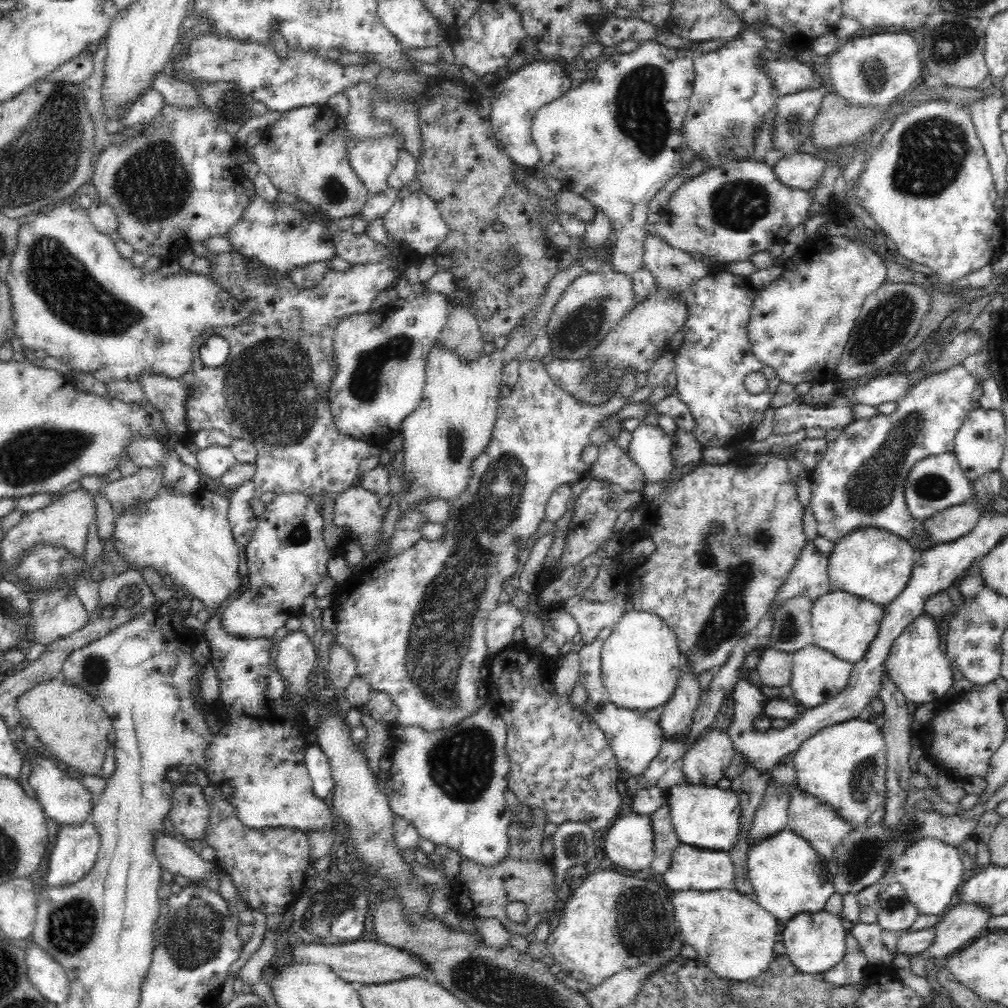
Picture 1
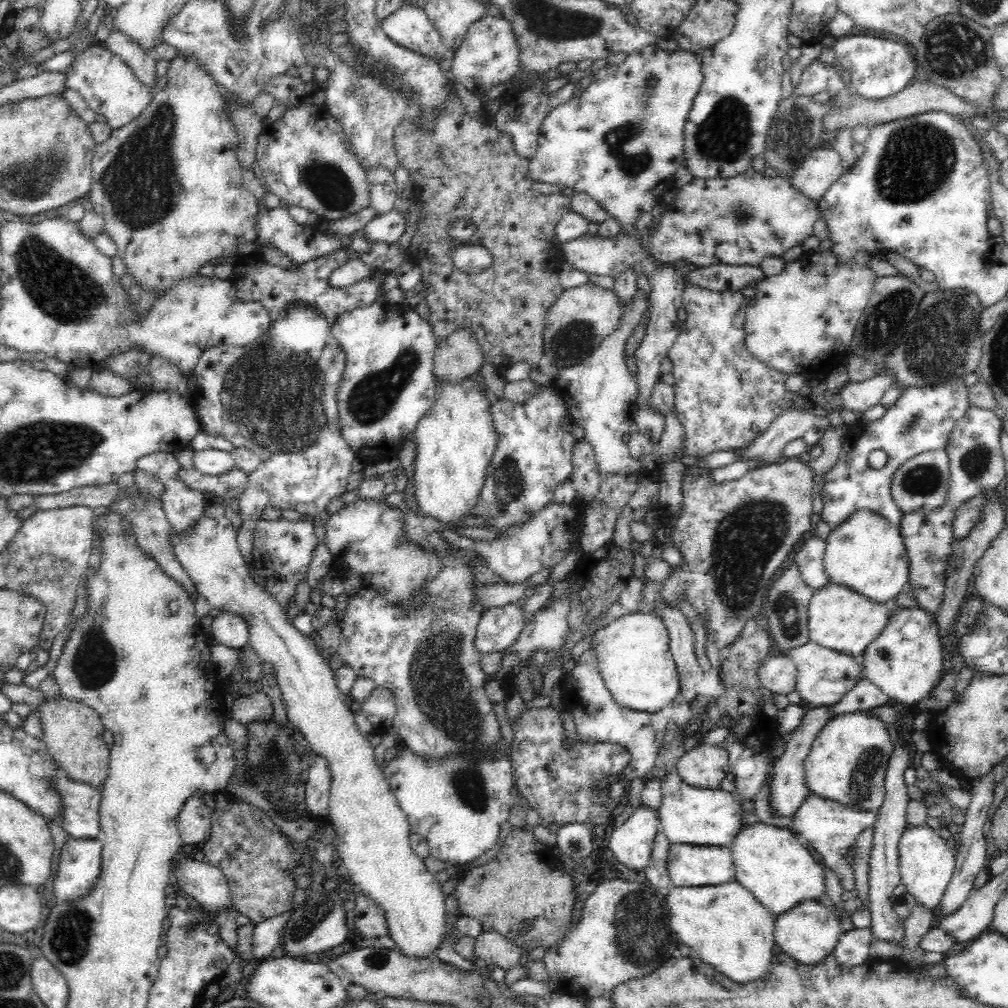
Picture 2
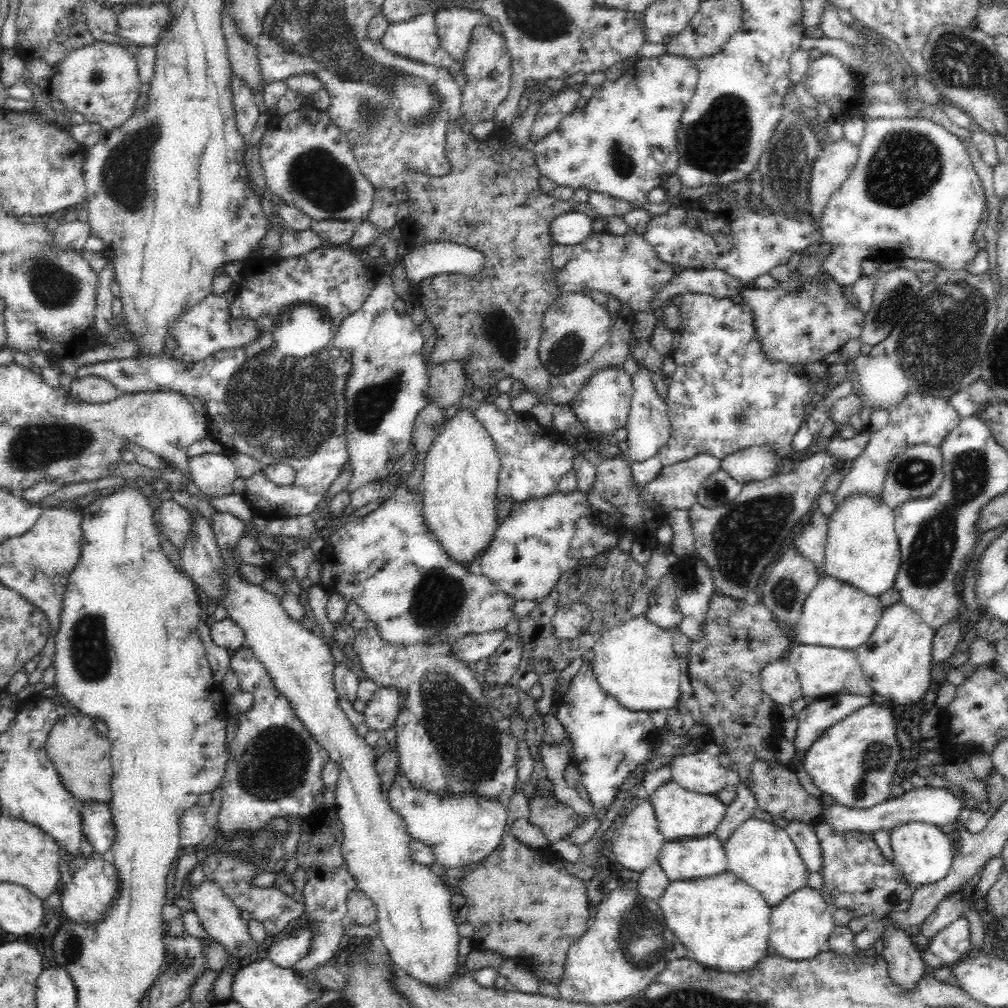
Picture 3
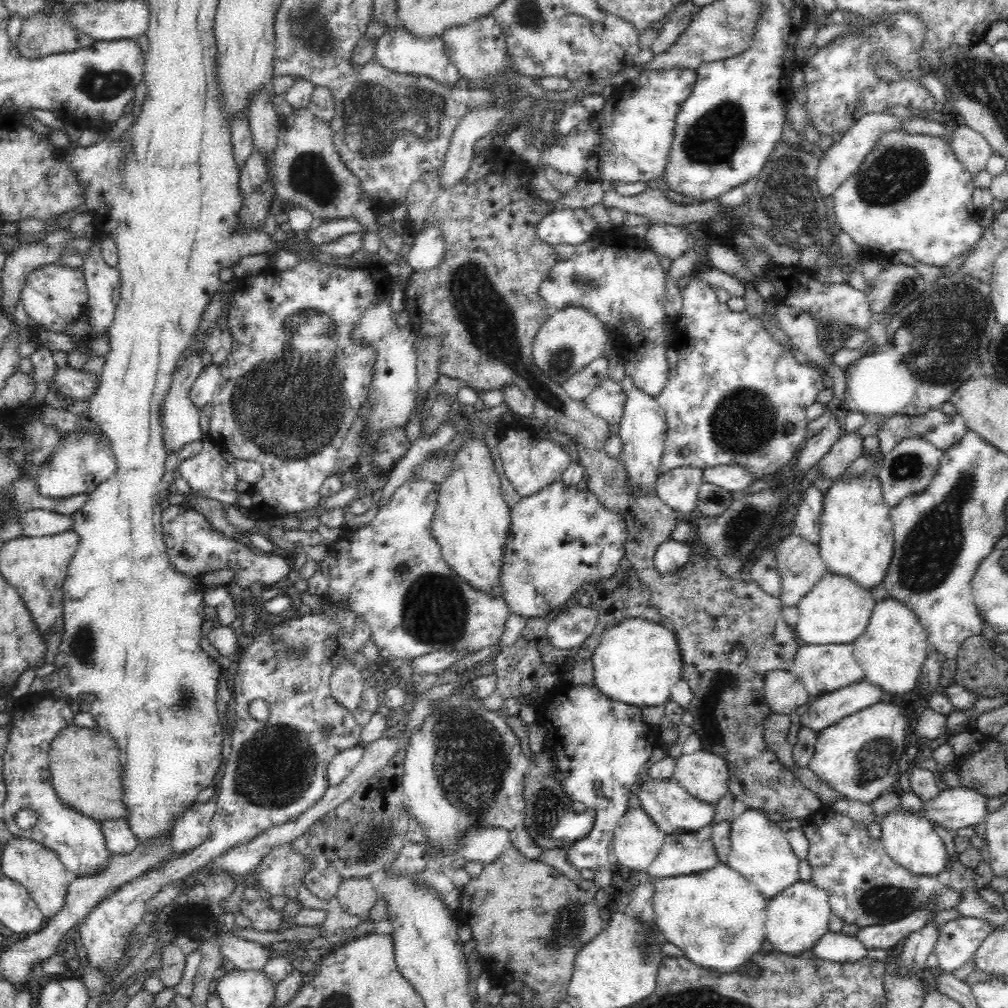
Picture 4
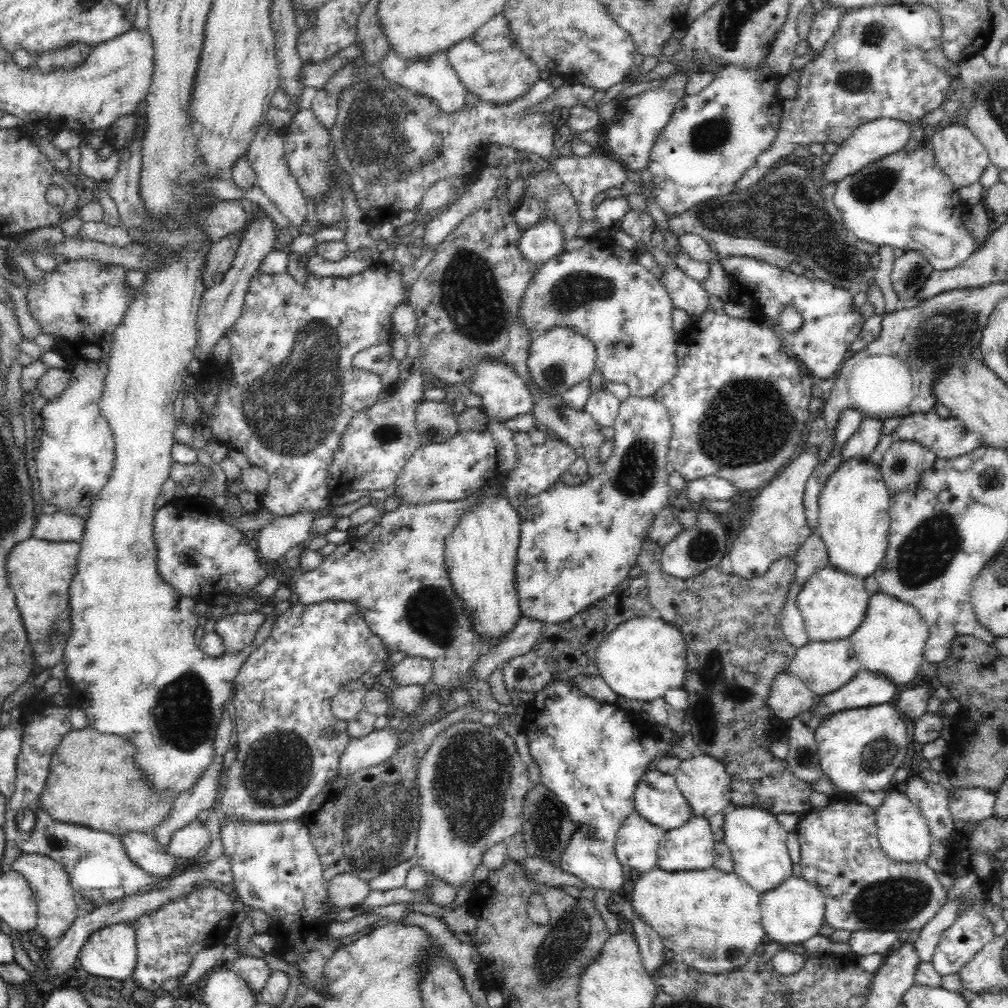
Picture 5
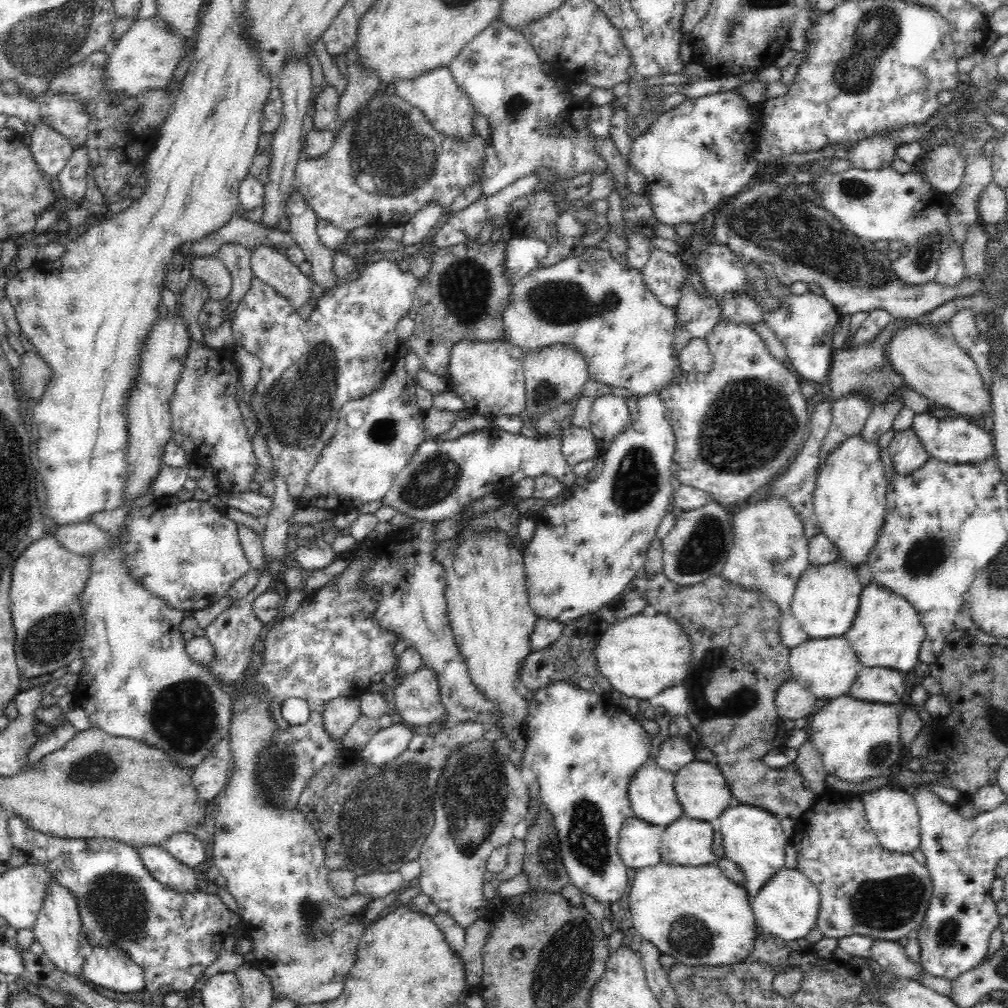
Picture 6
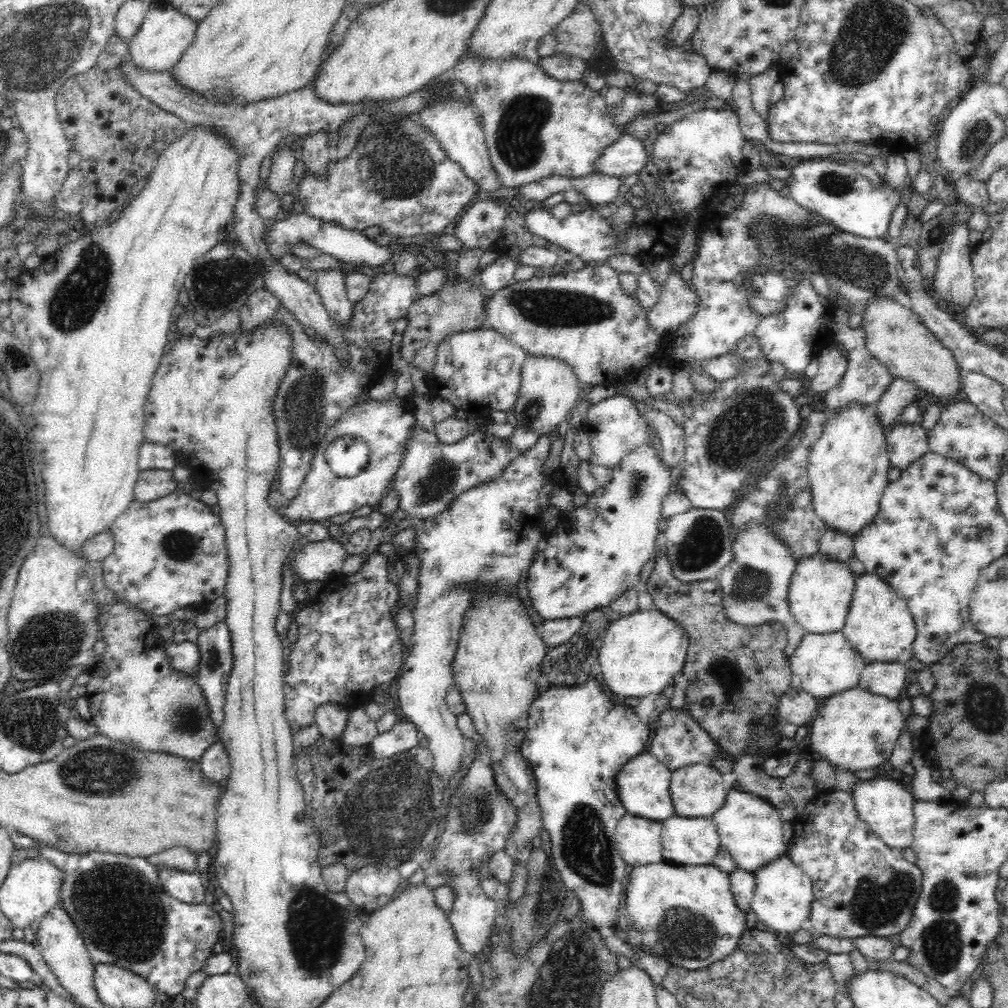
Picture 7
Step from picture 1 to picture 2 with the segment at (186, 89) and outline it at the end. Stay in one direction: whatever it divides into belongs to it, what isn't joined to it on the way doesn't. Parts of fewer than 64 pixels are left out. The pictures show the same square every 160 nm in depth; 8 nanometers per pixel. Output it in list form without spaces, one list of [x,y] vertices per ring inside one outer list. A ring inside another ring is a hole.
[[[109,22],[110,28],[108,39],[104,42],[104,47],[116,54],[134,72],[134,75],[148,87],[156,83],[156,62],[152,54],[144,51],[140,44],[134,43],[132,37],[120,32]]]

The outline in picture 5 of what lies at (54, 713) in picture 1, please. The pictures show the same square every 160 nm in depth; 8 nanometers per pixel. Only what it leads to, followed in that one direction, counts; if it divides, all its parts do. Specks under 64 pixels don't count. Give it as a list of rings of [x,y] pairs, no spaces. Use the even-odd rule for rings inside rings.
[[[90,726],[68,732],[51,756],[50,770],[44,788],[40,790],[40,809],[44,809],[54,821],[84,826],[119,837],[135,832],[153,834],[153,830],[171,813],[178,796],[171,790],[154,790],[137,765],[135,754],[134,745],[118,735],[102,734]]]

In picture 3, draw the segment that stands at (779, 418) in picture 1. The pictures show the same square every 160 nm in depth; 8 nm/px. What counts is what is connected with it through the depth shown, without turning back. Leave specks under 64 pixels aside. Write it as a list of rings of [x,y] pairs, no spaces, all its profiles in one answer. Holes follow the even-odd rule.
[[[754,446],[723,458],[720,461],[720,469],[740,487],[771,477],[779,464],[768,447]]]

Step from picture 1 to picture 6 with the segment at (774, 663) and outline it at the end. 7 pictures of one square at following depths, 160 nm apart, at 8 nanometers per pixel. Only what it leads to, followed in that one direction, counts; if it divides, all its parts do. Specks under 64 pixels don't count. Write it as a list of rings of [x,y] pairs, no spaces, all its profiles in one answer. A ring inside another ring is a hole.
[[[794,680],[786,681],[777,690],[775,705],[783,720],[810,719],[818,709],[818,698],[810,689],[804,688]]]

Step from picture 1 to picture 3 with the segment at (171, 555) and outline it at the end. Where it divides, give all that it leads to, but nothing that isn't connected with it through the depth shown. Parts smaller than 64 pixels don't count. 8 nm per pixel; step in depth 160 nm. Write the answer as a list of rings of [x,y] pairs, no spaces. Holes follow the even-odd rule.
[[[217,512],[212,520],[214,525],[214,537],[218,547],[224,555],[224,561],[228,563],[228,592],[222,604],[227,608],[229,618],[241,629],[245,636],[245,645],[254,651],[259,663],[266,668],[267,673],[275,682],[275,687],[291,702],[296,716],[304,723],[304,726],[312,733],[316,742],[324,747],[330,759],[339,763],[340,776],[337,780],[336,804],[340,822],[344,825],[342,854],[345,858],[349,873],[356,879],[357,886],[370,897],[377,906],[377,920],[379,926],[378,936],[387,948],[393,968],[400,973],[407,974],[410,978],[434,989],[447,989],[451,980],[458,975],[460,956],[458,945],[458,925],[452,917],[450,899],[453,896],[453,887],[443,882],[436,874],[430,871],[429,866],[424,866],[412,860],[408,850],[411,840],[406,833],[404,821],[392,811],[389,800],[380,791],[380,779],[376,777],[374,764],[377,757],[374,749],[368,747],[366,741],[354,732],[348,717],[342,713],[338,706],[339,696],[332,687],[332,672],[335,668],[335,659],[331,647],[319,636],[315,636],[310,629],[304,629],[299,622],[293,621],[284,610],[279,598],[269,594],[261,586],[252,586],[242,581],[237,576],[235,567],[241,564],[239,560],[238,542],[244,536],[245,523],[236,515],[229,512]]]

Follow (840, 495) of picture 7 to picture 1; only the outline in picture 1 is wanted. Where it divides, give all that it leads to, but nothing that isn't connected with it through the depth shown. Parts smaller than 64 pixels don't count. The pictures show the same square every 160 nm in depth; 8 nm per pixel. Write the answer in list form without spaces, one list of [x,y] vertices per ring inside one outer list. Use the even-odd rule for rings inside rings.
[[[862,526],[834,542],[828,556],[831,591],[845,591],[881,607],[888,606],[902,593],[917,561],[911,541],[888,533],[888,530]]]

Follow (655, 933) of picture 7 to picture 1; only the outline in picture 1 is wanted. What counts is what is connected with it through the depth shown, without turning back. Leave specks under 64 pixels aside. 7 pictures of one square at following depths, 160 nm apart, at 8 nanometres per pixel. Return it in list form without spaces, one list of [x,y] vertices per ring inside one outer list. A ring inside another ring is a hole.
[[[736,888],[718,890],[676,891],[670,896],[674,918],[679,928],[679,936],[685,944],[690,944],[698,952],[697,957],[716,973],[716,976],[736,982],[746,982],[758,978],[766,972],[774,958],[774,946],[778,934],[778,920],[762,908],[751,895],[741,893]]]

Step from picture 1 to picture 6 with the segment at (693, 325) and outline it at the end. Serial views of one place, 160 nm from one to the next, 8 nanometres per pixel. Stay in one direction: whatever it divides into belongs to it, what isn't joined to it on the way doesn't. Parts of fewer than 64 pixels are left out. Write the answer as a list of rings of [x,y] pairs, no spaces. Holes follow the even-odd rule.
[[[650,247],[650,258],[642,266],[642,281],[658,302],[666,307],[676,306],[680,288],[688,275],[688,259]],[[720,322],[705,338],[707,339],[708,348],[713,356],[712,370],[707,373],[683,372],[682,378],[678,384],[668,386],[668,388],[662,388],[658,393],[667,410],[668,421],[673,428],[675,436],[673,461],[678,462],[679,467],[676,471],[676,477],[679,484],[690,486],[706,493],[708,499],[714,501],[714,503],[718,503],[720,506],[724,507],[736,504],[737,509],[750,494],[756,492],[758,488],[762,488],[764,484],[770,483],[773,479],[772,476],[781,472],[792,460],[798,444],[801,444],[805,440],[809,430],[808,412],[806,411],[808,400],[805,400],[802,397],[802,393],[800,393],[800,388],[798,387],[801,380],[800,377],[796,375],[786,363],[777,361],[768,353],[764,340],[749,326]]]

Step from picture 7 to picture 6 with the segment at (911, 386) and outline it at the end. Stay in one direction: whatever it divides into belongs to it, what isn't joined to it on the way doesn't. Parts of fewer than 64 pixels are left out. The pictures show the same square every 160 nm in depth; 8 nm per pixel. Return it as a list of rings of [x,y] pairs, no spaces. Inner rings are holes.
[[[894,388],[888,398],[884,398],[884,402],[872,407],[864,428],[861,430],[861,437],[872,442],[873,439],[878,440],[884,432],[894,430],[894,419],[903,408],[903,391]]]

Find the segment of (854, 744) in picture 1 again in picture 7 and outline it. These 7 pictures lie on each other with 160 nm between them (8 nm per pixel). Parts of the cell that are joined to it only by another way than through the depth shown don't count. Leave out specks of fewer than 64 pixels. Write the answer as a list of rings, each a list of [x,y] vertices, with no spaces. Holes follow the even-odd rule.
[[[854,686],[828,696],[812,719],[810,742],[818,757],[842,770],[876,768],[892,754],[898,737],[905,729],[905,715],[896,700],[872,694]]]

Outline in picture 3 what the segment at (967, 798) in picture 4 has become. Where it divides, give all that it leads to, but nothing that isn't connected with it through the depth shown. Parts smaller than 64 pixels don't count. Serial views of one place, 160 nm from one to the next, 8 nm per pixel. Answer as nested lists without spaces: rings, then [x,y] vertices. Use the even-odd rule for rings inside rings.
[[[947,785],[942,788],[925,786],[913,788],[908,792],[906,791],[901,798],[886,800],[866,809],[848,808],[837,803],[832,806],[825,806],[815,822],[823,820],[840,832],[858,830],[867,834],[873,833],[875,830],[890,830],[893,826],[907,822],[924,822],[942,828],[945,824],[951,823],[960,826],[959,816],[962,810],[966,809],[966,806],[970,807],[970,804],[961,798],[956,790]]]

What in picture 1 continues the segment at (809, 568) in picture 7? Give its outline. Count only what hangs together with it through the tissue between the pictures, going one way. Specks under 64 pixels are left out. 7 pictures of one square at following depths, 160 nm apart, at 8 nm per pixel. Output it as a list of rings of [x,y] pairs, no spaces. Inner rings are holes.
[[[845,591],[820,596],[811,608],[813,644],[852,664],[859,662],[874,640],[883,619],[883,607]]]

